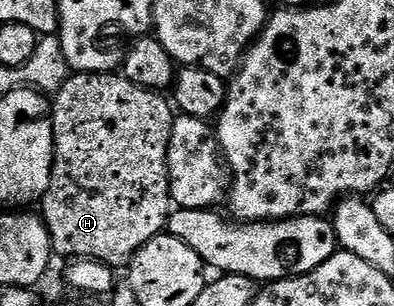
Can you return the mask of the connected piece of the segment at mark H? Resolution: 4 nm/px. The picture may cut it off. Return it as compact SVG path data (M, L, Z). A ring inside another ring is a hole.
M82 72L69 75L68 80L55 93L52 105L52 137L56 147L56 157L52 163L52 177L50 186L46 190L42 201L42 215L44 225L48 227L50 242L53 253L57 257L68 256L67 258L84 257L90 260L97 260L111 266L124 266L132 259L132 256L139 248L146 246L150 238L161 235L165 231L168 214L173 211L172 195L168 185L168 147L170 146L170 134L172 133L172 122L174 119L174 108L171 103L163 100L159 91L151 88L143 88L134 82L130 82L122 74L105 74L103 72Z

